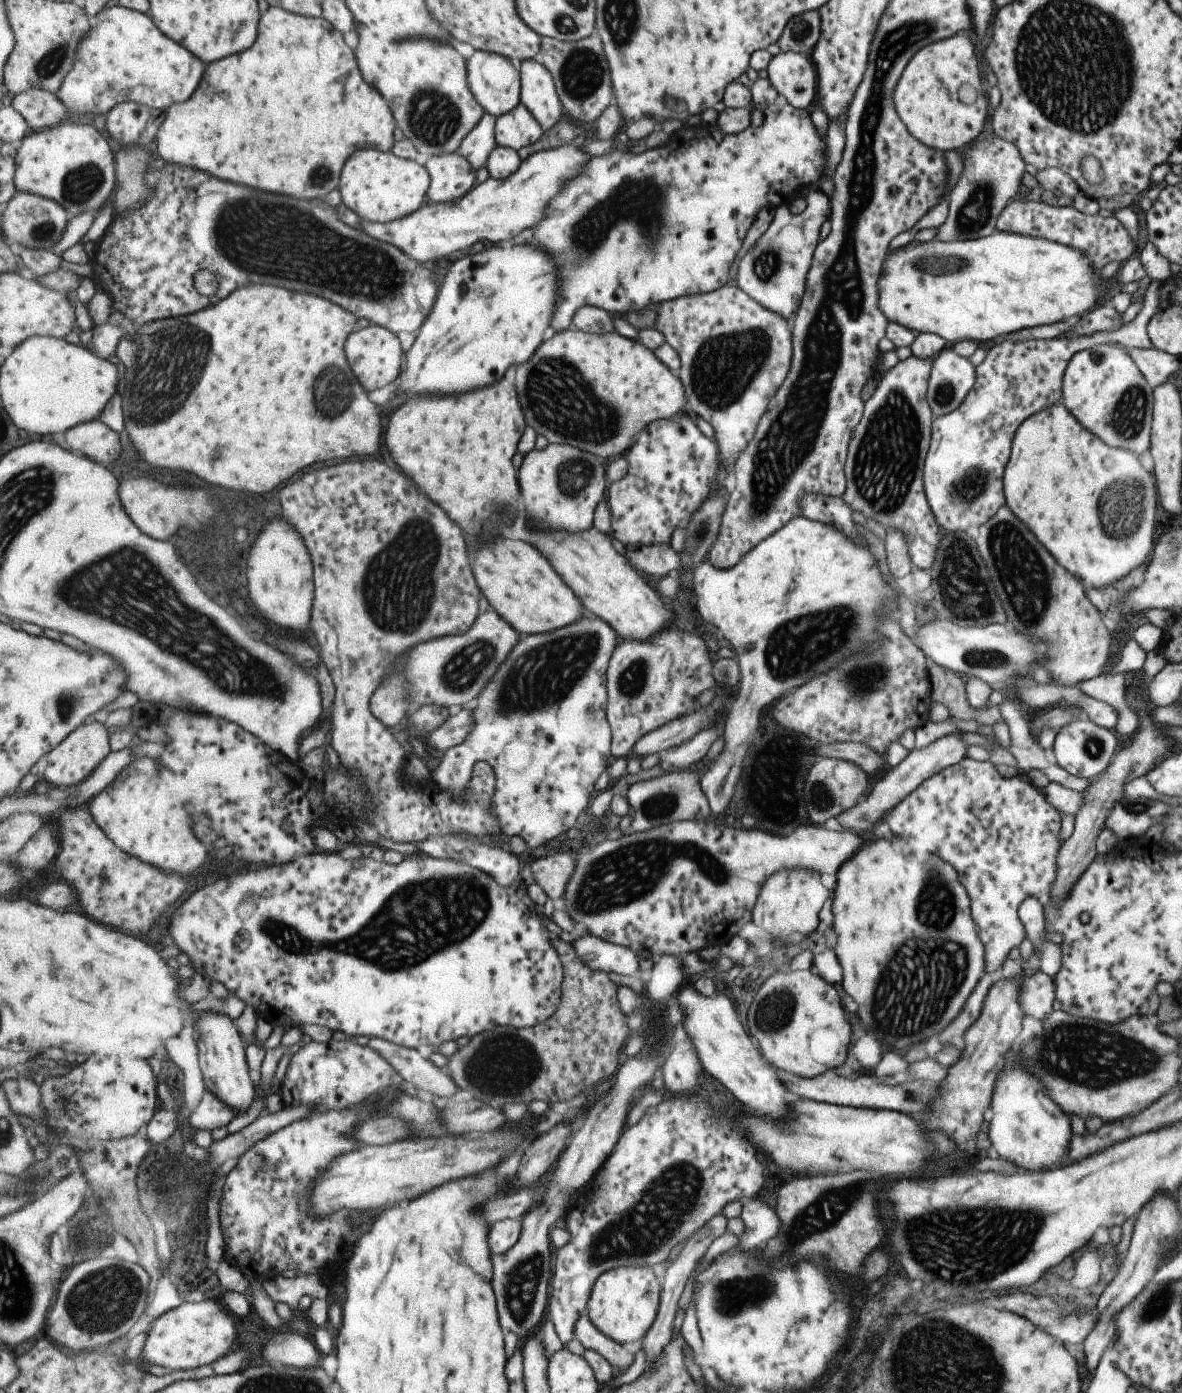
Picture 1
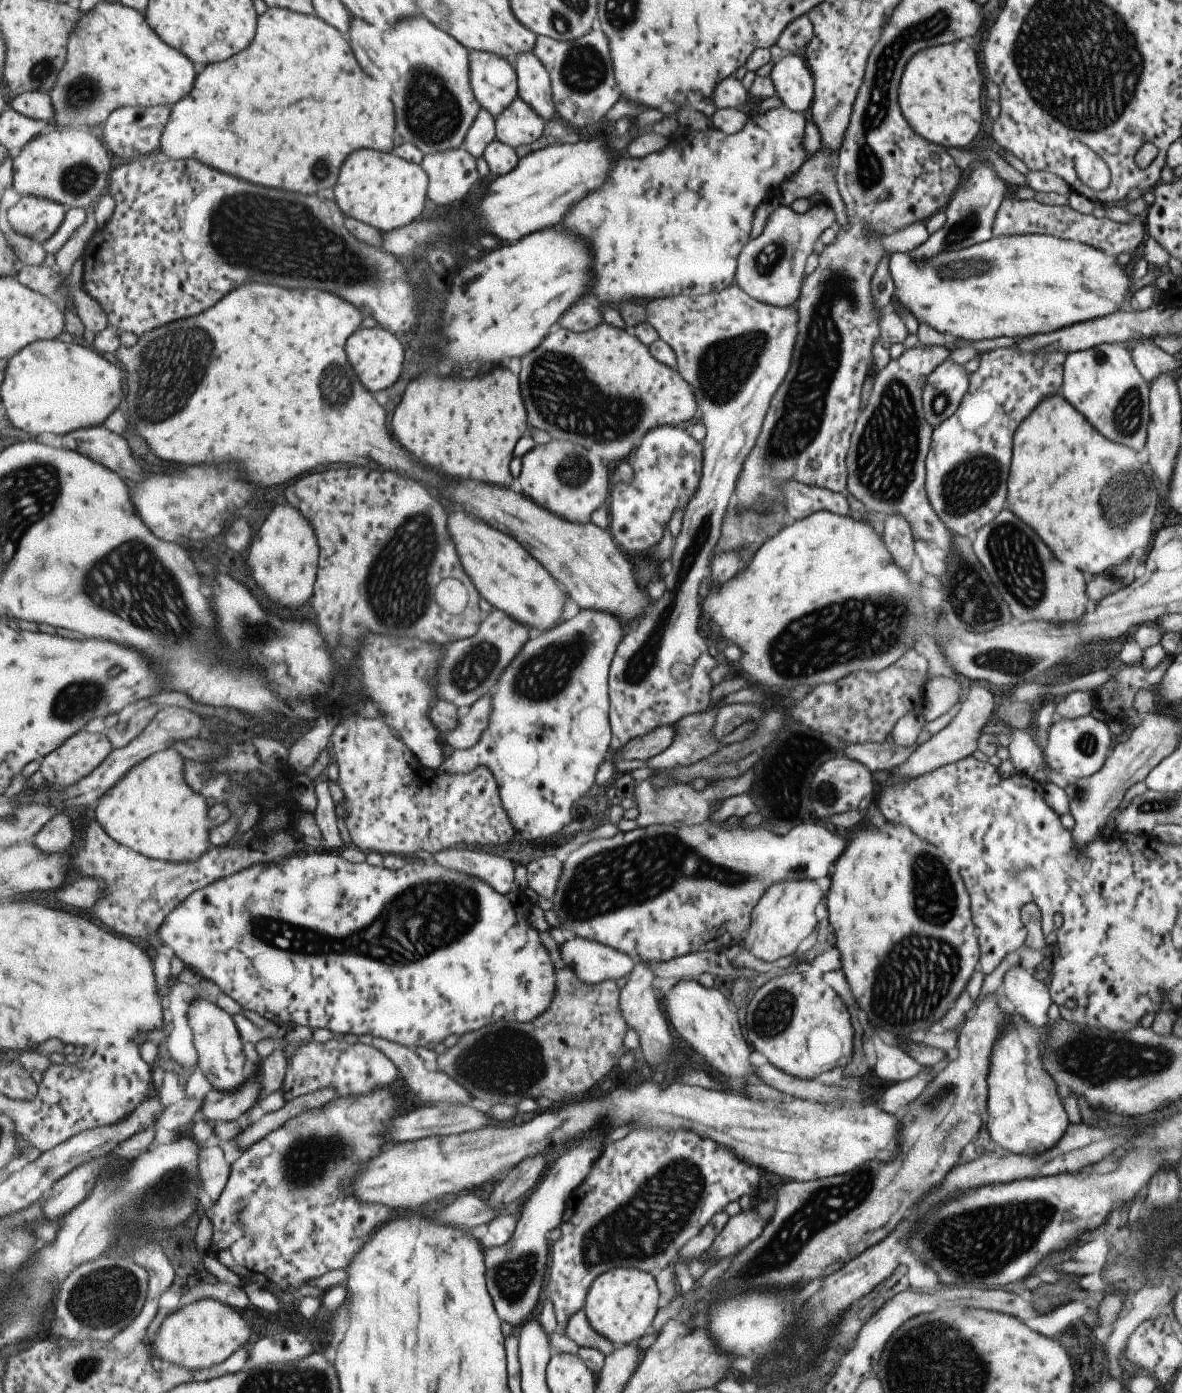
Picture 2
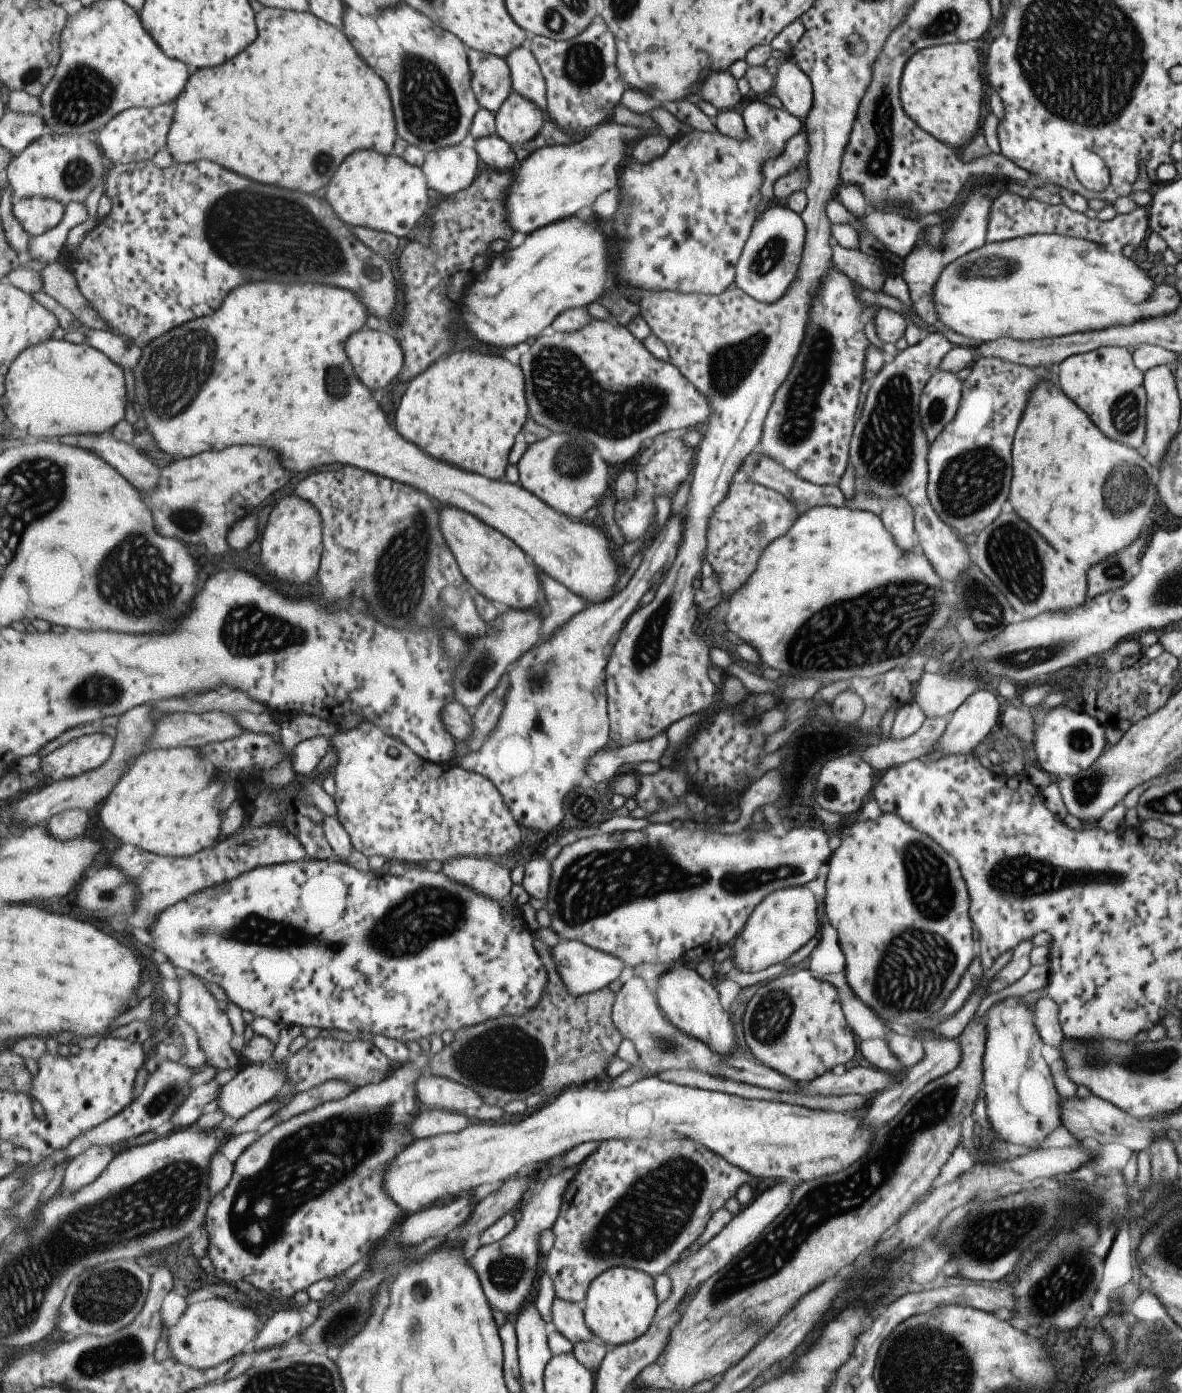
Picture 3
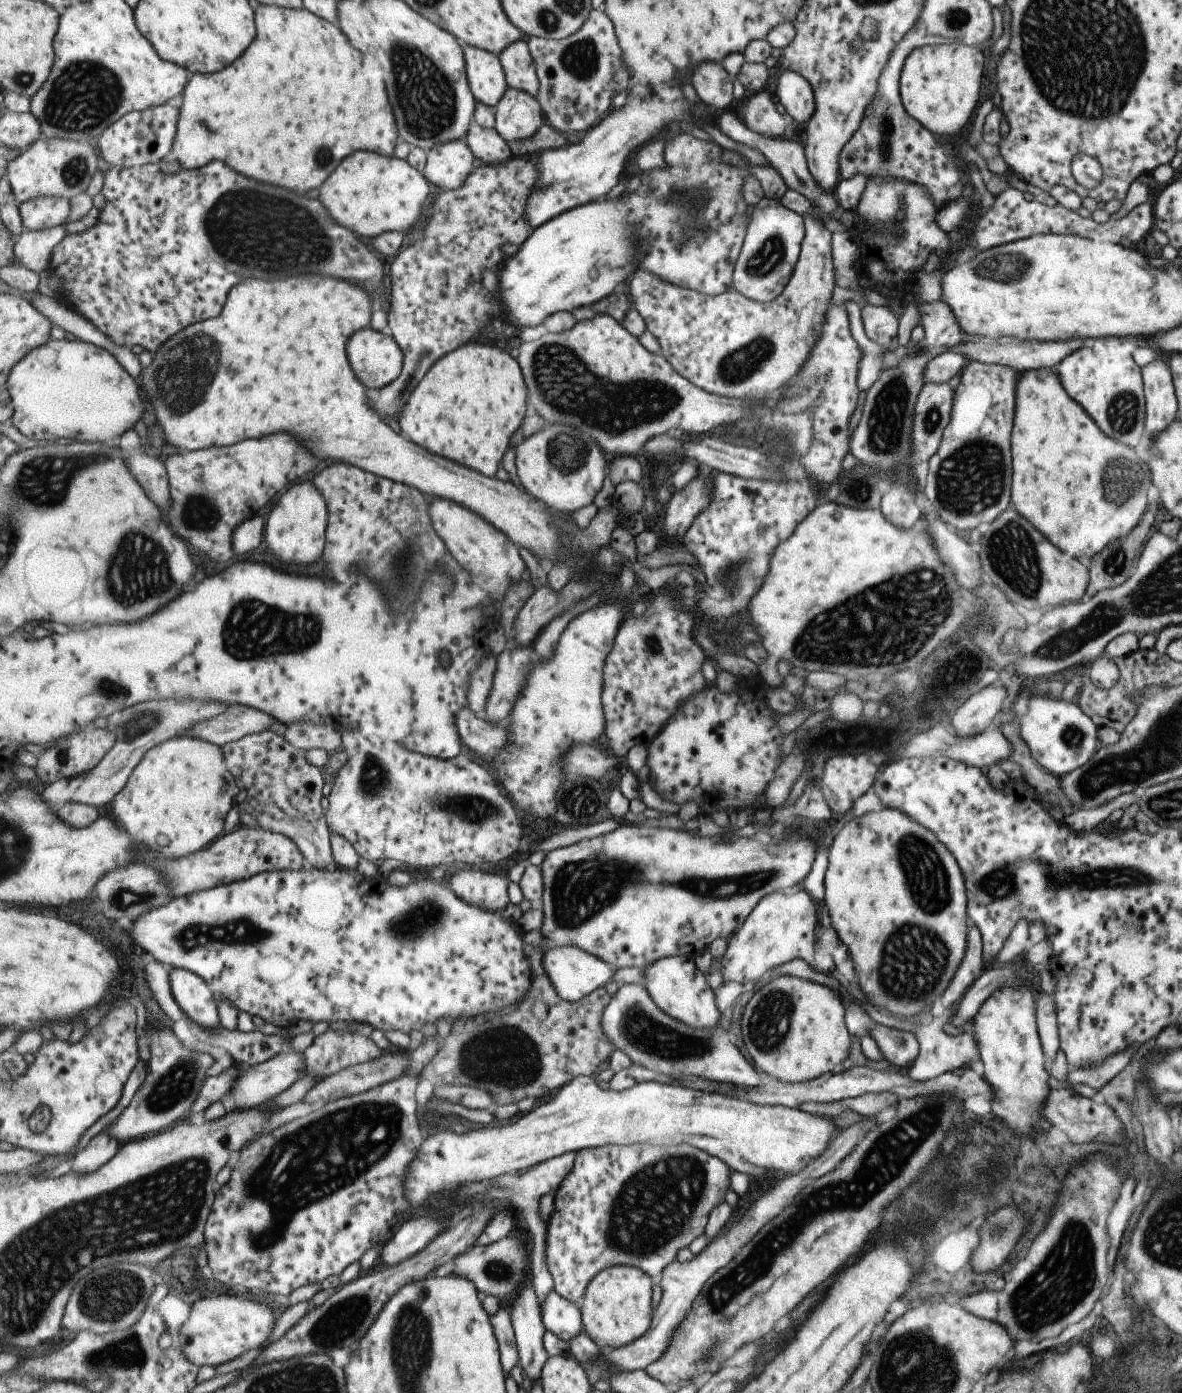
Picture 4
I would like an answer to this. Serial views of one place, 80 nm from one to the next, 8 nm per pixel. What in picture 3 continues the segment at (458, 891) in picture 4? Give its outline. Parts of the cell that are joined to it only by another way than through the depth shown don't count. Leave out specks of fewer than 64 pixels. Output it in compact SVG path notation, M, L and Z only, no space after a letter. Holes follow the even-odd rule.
M455 857L443 863L443 871L455 882L486 895L488 899L508 900L514 887L511 870L487 857Z

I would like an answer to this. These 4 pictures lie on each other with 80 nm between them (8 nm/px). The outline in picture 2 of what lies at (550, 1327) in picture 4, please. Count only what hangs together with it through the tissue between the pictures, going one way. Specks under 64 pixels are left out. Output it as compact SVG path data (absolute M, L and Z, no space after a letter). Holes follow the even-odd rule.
M584 1309L578 1310L567 1321L565 1334L577 1342L580 1347L598 1348L606 1356L614 1351L612 1342L608 1338L601 1336L591 1326Z

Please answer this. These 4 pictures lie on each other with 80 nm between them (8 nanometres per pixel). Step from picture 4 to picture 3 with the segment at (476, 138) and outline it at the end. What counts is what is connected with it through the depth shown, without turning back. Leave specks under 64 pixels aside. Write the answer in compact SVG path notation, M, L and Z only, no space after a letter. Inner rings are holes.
M497 134L479 138L475 150L479 150L480 159L485 160L489 168L497 171L509 171L517 162L510 144Z

